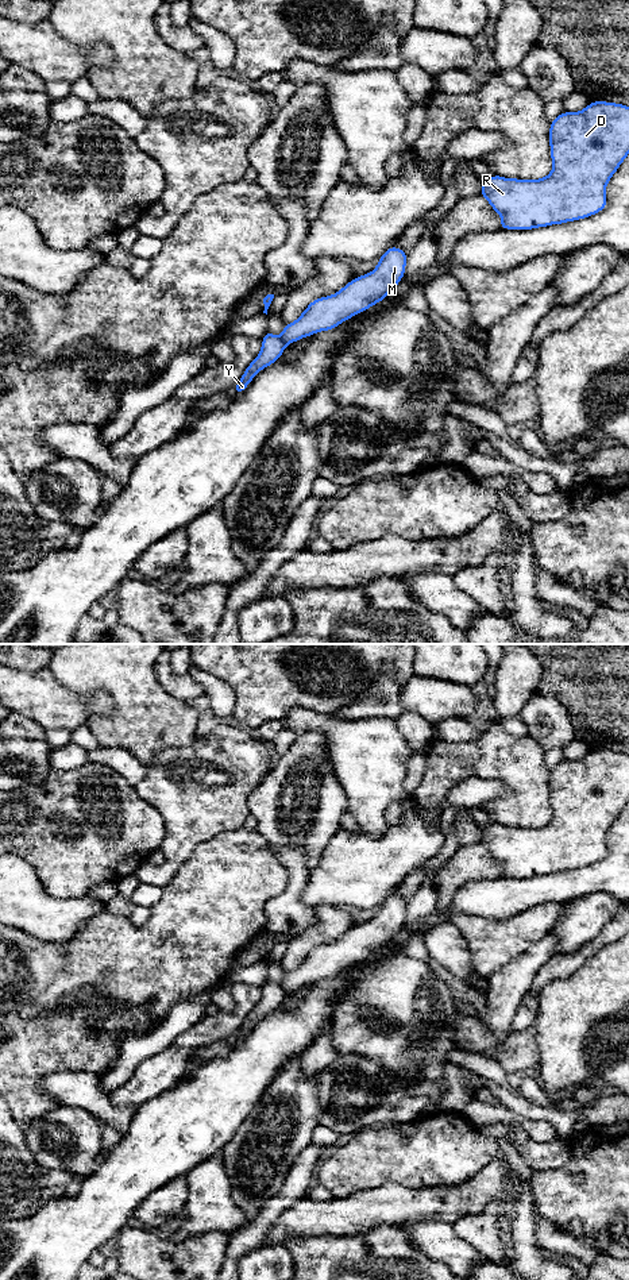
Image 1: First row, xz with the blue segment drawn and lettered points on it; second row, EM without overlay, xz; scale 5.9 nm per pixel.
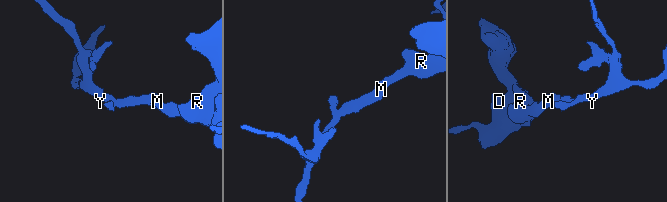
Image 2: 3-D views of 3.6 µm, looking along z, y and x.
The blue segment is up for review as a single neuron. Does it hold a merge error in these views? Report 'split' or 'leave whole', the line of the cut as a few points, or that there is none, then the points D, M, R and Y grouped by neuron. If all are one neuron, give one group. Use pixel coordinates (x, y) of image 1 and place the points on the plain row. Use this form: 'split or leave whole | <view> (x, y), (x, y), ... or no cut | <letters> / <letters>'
split | xz (281, 984), (285, 993) | D M R / Y

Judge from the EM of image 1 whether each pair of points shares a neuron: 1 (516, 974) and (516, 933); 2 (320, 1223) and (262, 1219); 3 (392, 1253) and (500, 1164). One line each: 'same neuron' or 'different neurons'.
1: different neurons
2: different neurons
3: different neurons

